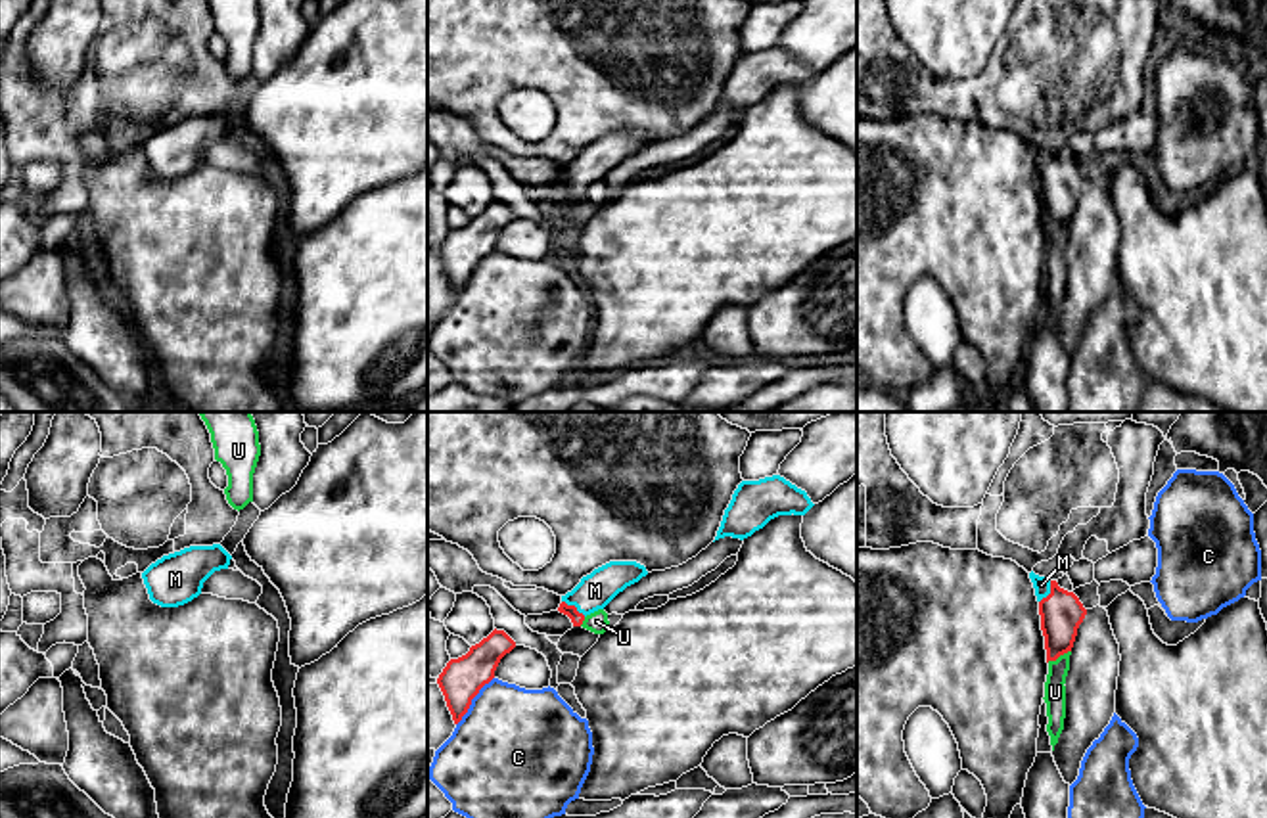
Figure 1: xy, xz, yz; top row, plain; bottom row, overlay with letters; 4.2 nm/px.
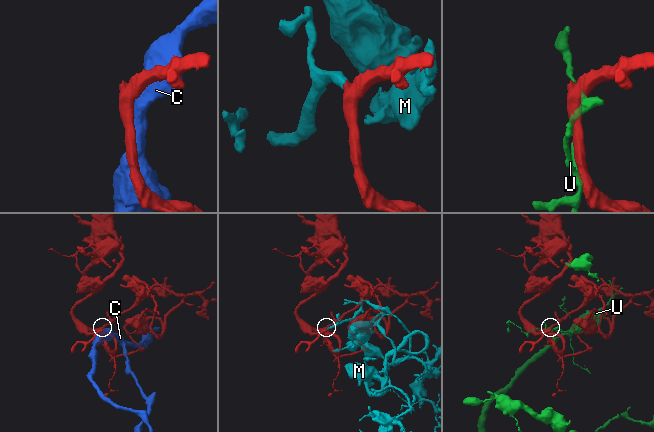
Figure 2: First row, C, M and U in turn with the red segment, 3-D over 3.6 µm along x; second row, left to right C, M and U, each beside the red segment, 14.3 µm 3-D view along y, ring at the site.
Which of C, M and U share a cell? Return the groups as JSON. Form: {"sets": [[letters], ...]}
{"sets": [["C"], ["M"], ["U"]]}

